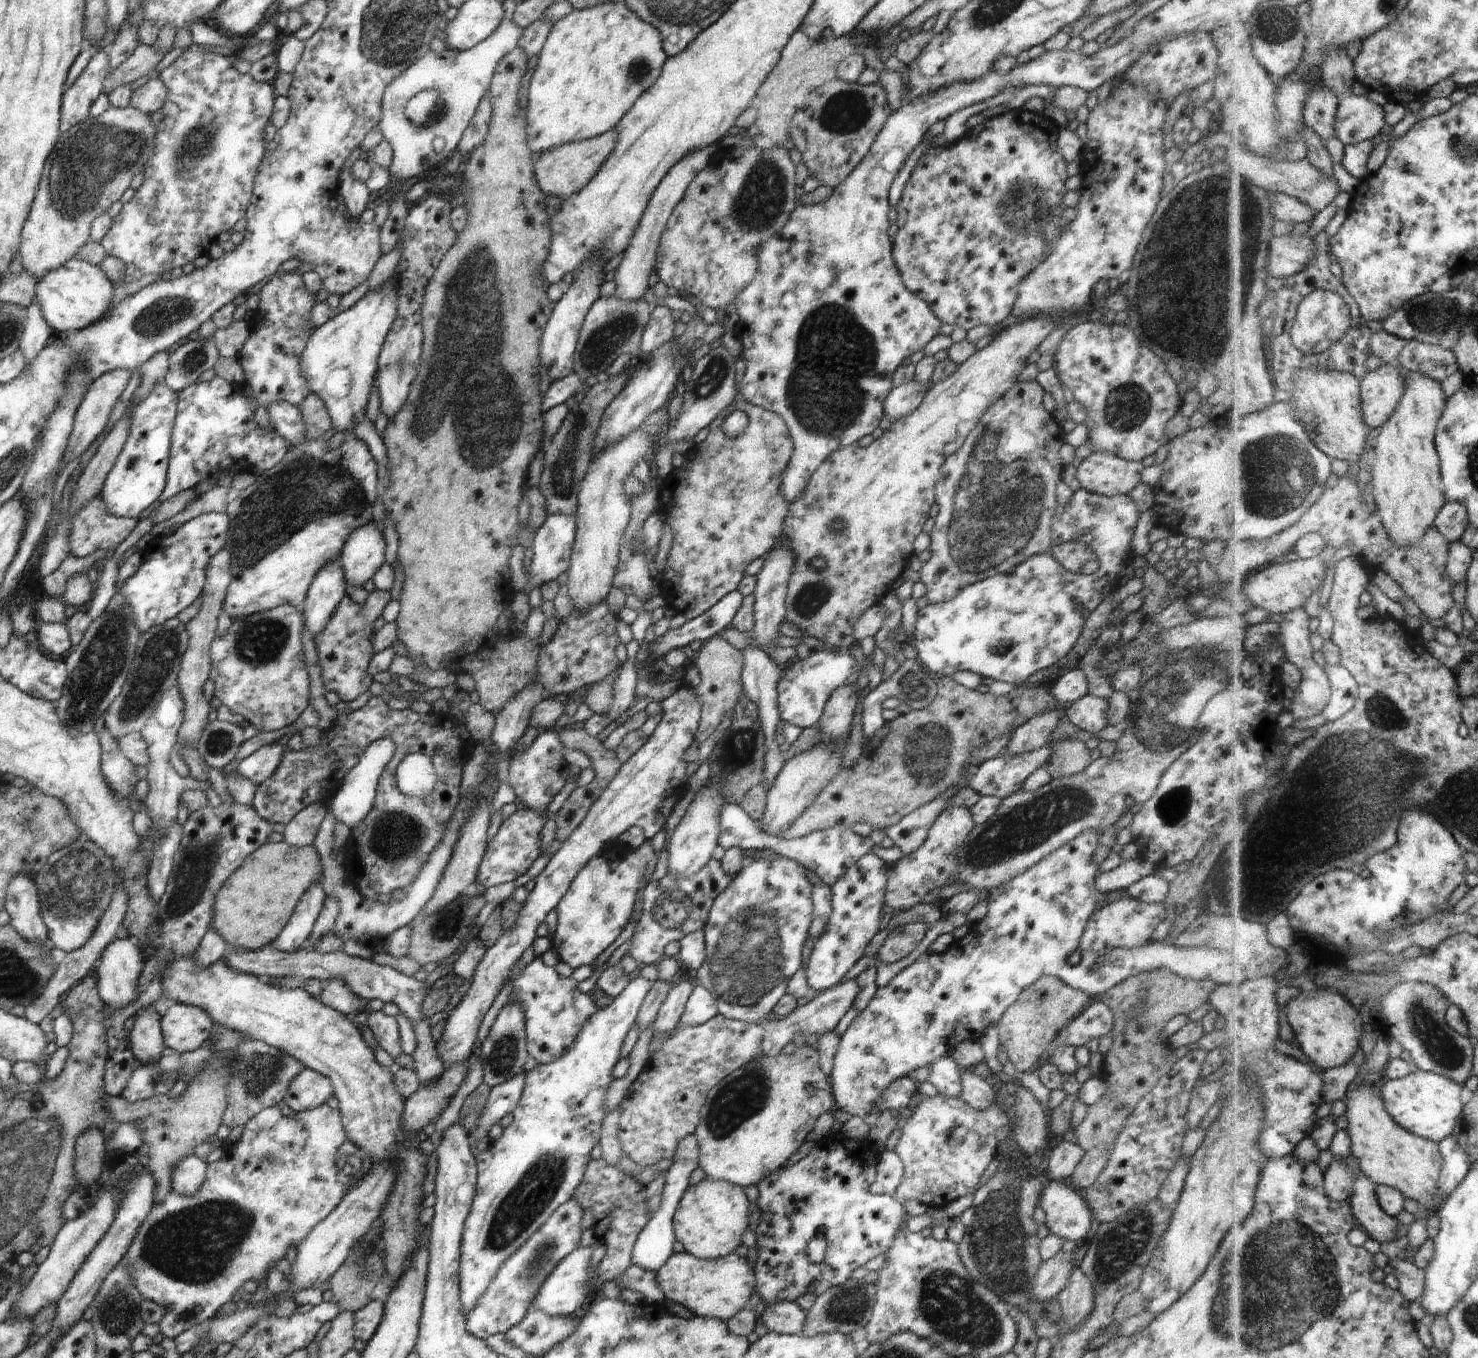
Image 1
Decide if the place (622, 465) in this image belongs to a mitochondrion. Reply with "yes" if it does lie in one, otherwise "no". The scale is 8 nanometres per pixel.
no

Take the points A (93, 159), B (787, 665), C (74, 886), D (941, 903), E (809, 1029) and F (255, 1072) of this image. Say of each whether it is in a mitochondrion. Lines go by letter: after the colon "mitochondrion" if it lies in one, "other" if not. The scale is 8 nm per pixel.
A: mitochondrion
B: other
C: mitochondrion
D: other
E: other
F: mitochondrion

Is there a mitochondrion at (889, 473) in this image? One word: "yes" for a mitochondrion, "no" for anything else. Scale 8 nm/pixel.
yes

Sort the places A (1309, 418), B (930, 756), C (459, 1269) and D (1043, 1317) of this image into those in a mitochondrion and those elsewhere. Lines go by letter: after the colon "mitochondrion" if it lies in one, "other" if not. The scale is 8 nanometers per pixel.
A: mitochondrion
B: mitochondrion
C: other
D: mitochondrion

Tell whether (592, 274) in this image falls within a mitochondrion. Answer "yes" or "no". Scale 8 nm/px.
no

